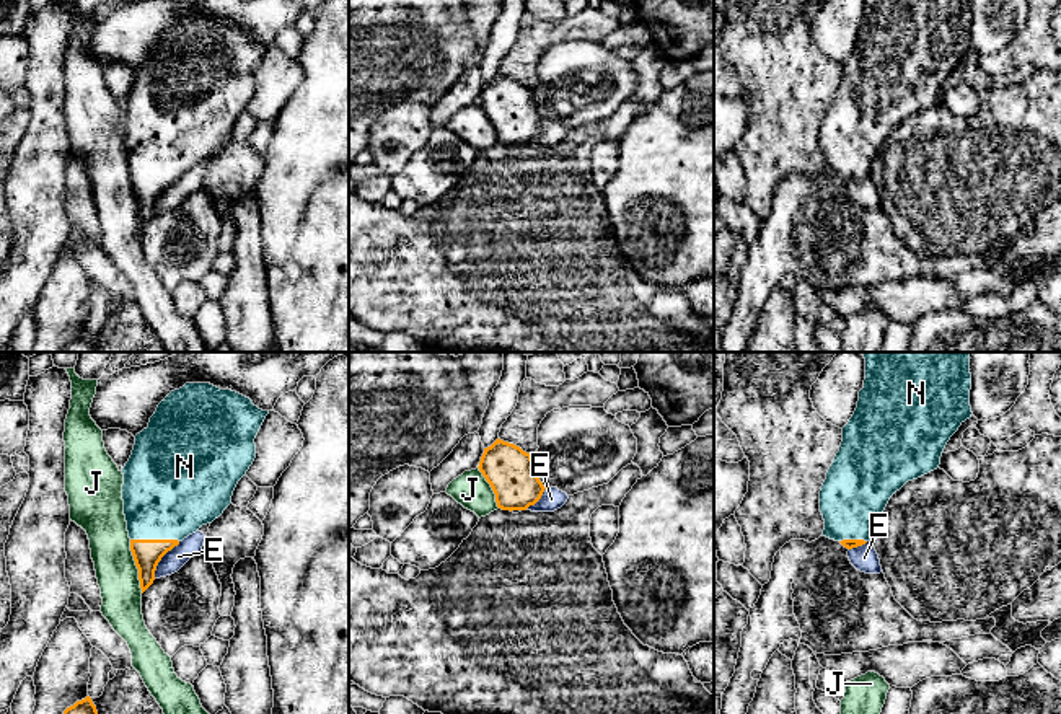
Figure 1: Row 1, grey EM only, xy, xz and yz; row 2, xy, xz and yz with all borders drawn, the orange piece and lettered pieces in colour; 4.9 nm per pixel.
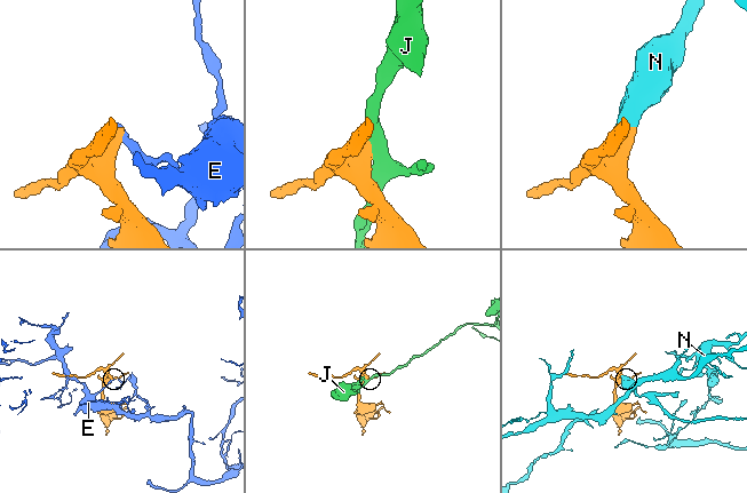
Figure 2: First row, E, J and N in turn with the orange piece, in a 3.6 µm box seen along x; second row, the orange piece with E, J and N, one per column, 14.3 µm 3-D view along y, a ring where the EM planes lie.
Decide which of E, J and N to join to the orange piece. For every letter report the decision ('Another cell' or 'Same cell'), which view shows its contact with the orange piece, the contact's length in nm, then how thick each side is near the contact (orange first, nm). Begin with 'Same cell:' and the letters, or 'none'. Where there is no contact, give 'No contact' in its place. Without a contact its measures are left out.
Same cell: N
E: Another cell. Touches orange in xy. Shared border 220 nm. Thickness 140 nm (orange) against 100 nm
J: Another cell. Touches orange in xy. Shared border 280 nm. Thickness 140 nm (orange) against 200 nm
N: Same cell. Touches orange in xy. Shared border 240 nm. Thickness 140 nm (orange) against 460 nm

